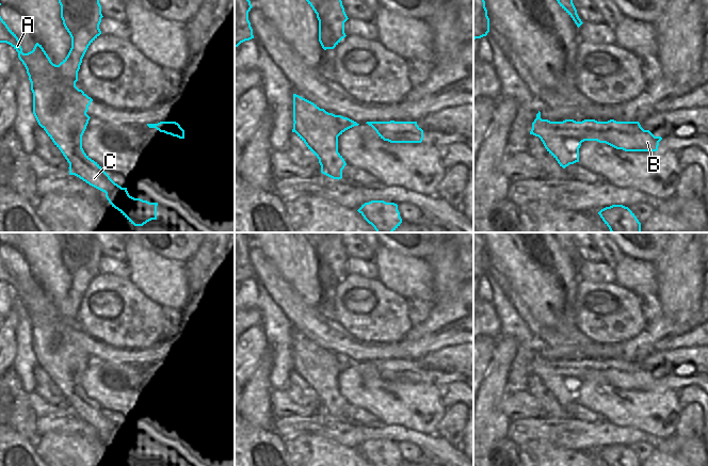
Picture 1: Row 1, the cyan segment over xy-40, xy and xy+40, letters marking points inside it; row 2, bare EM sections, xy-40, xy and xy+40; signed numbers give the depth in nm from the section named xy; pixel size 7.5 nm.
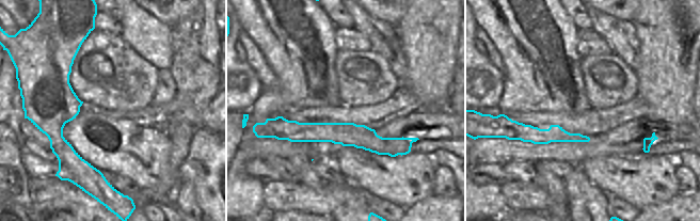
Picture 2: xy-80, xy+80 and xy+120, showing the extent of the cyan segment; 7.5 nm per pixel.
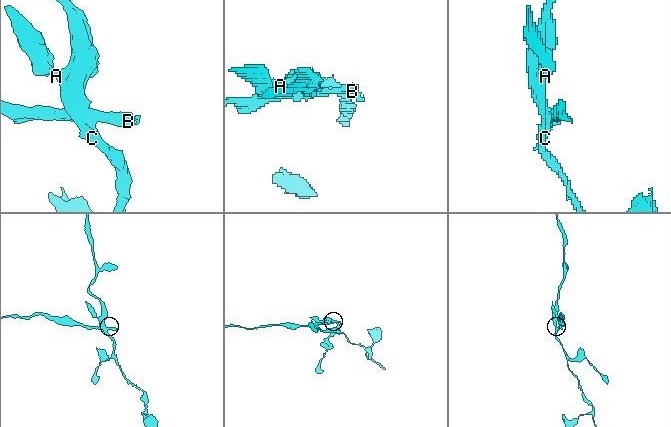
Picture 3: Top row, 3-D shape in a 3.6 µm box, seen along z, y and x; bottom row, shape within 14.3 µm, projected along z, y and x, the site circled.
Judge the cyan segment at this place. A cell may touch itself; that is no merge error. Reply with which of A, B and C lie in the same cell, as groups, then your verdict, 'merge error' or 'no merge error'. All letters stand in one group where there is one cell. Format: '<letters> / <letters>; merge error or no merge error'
A C / B; merge error

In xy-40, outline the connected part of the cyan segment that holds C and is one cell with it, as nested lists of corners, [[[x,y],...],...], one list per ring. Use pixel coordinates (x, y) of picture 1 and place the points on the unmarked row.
[[[57,232],[61,244],[63,263],[71,276],[71,287],[67,295],[55,304],[38,282],[32,290],[22,291],[20,280],[16,273],[7,266],[0,255],[0,282],[11,284],[25,304],[31,330],[33,332],[33,353],[38,364],[46,370],[54,384],[61,389],[69,402],[69,414],[75,414],[90,424],[106,432],[109,441],[117,448],[134,465],[143,465],[151,459],[157,459],[158,441],[149,441],[129,434],[127,427],[115,422],[101,405],[92,399],[82,387],[82,374],[86,368],[90,355],[86,353],[93,340],[82,328],[76,325],[78,310],[88,285],[101,273],[99,263],[101,244],[97,232]]]

